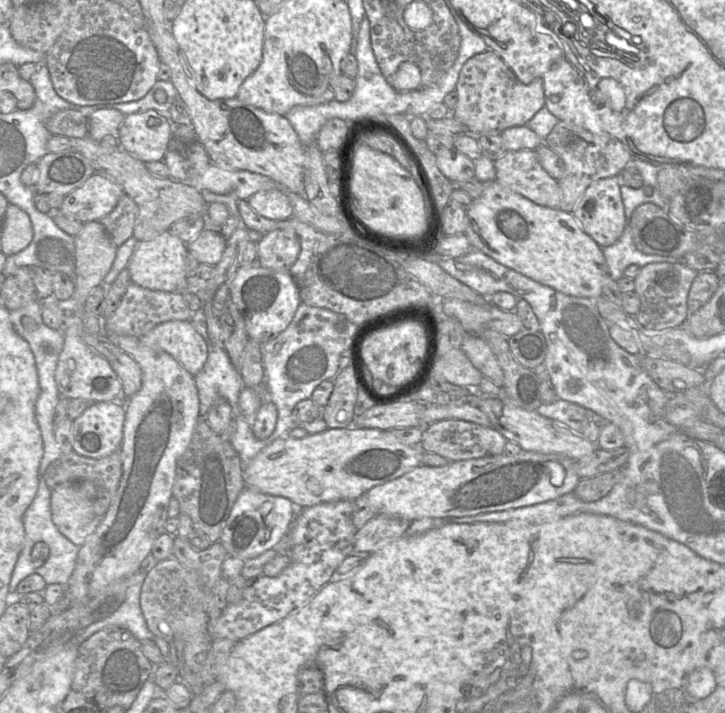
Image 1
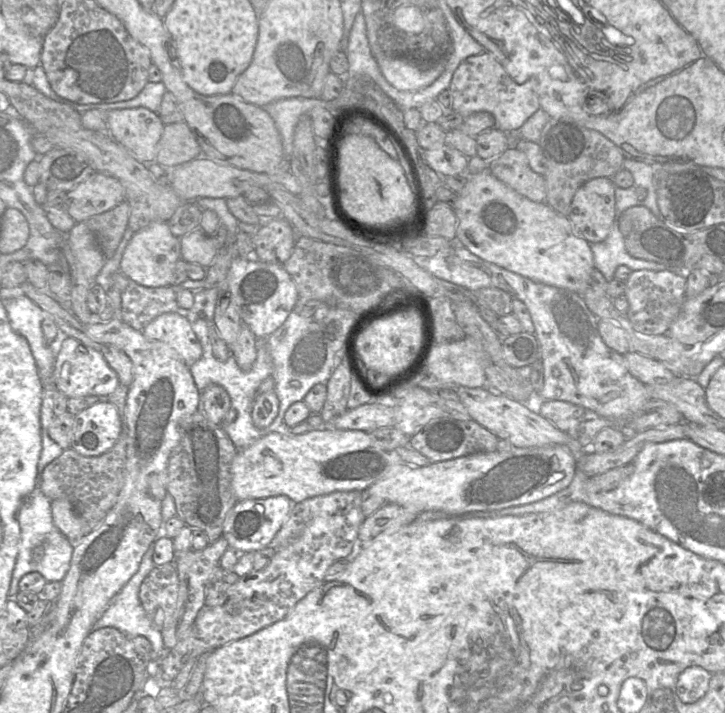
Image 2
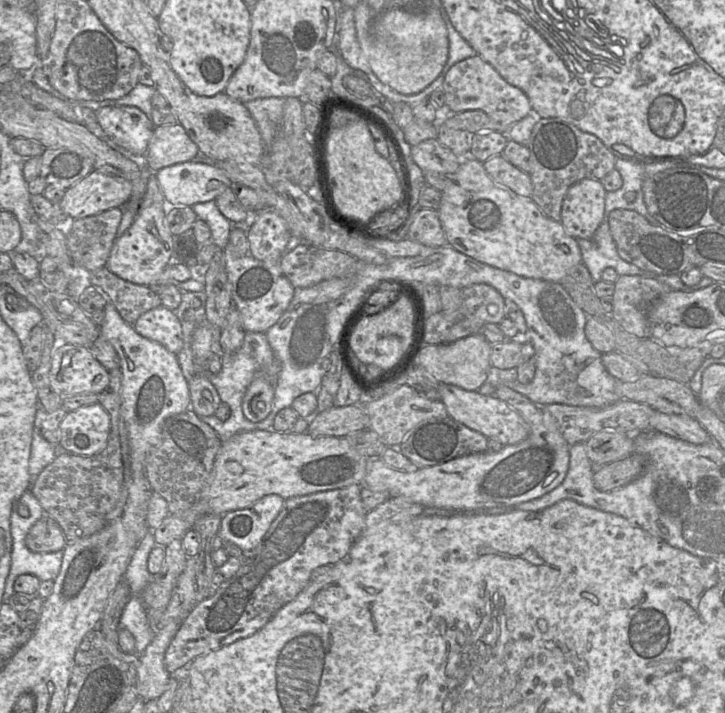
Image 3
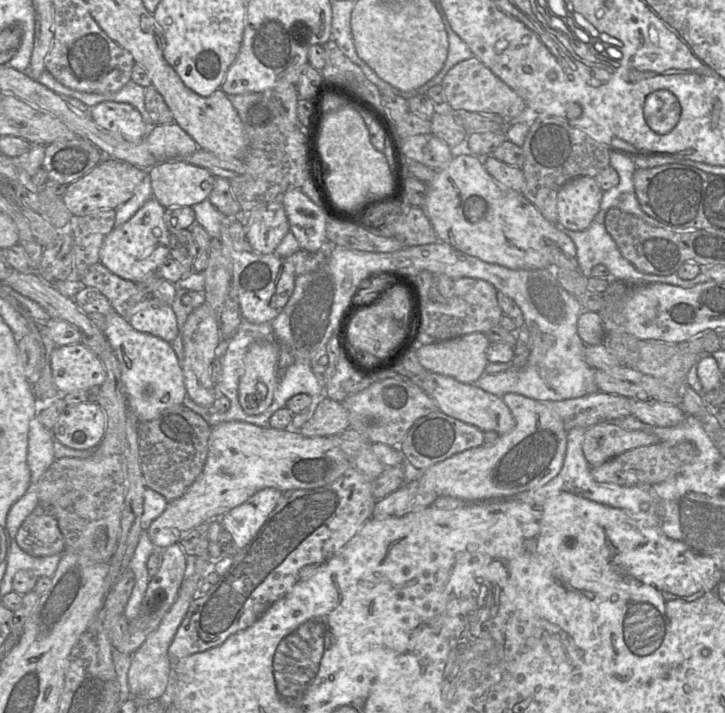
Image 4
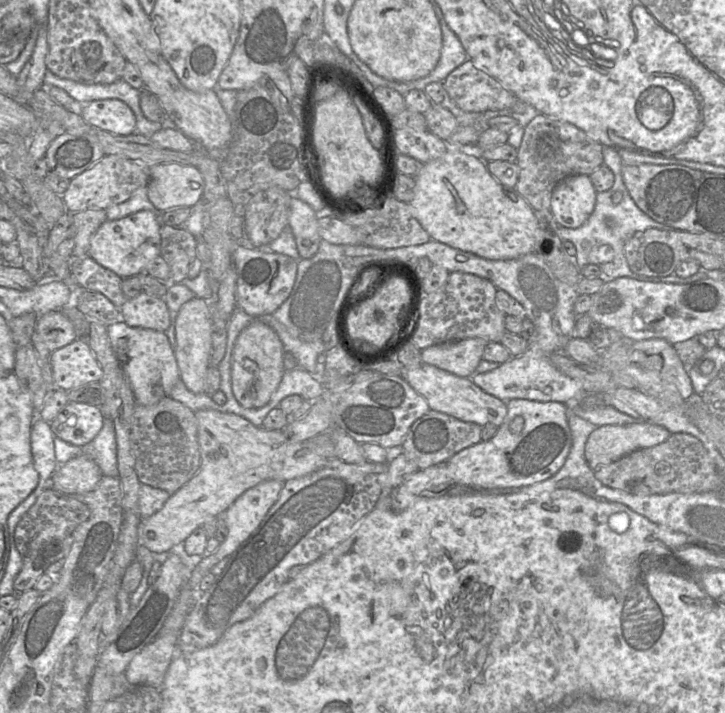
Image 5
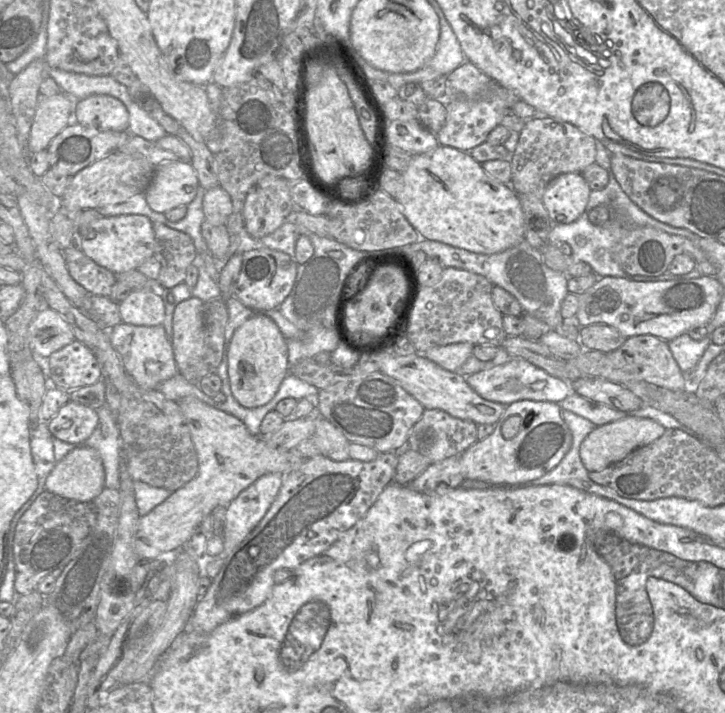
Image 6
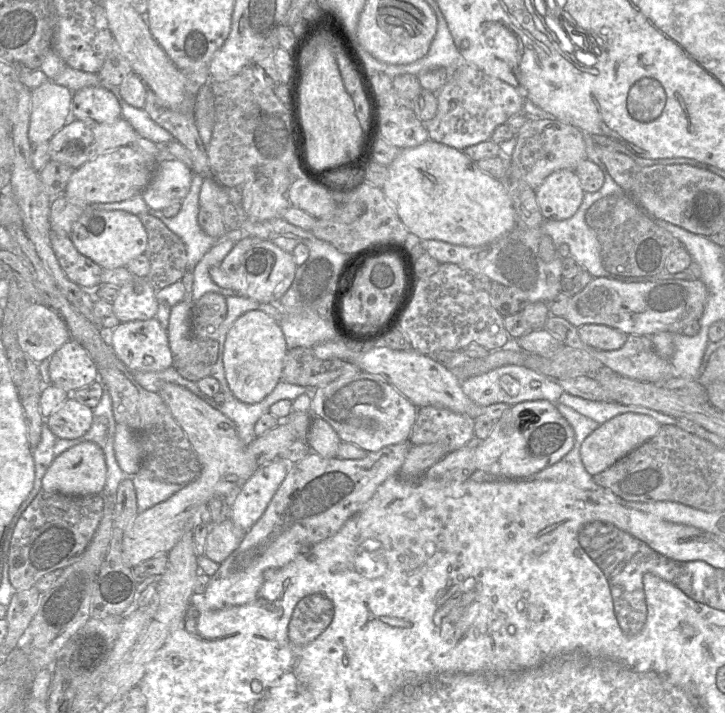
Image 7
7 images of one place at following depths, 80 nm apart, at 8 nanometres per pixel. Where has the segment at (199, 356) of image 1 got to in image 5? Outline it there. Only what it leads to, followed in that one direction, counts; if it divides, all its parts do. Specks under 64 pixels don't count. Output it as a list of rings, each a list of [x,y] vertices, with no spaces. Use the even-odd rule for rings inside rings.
[[[148,293],[128,298],[120,311],[124,322],[130,327],[153,329],[165,333],[171,324],[165,301]]]

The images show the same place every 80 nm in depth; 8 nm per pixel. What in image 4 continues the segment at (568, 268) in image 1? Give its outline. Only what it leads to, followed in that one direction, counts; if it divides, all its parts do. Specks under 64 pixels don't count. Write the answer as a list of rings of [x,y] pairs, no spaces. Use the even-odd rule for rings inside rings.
[[[458,155],[450,163],[437,170],[428,184],[428,194],[422,206],[439,241],[458,251],[485,262],[509,269],[547,269],[553,265],[557,250],[576,257],[577,248],[573,240],[557,225],[549,222],[522,193],[498,183],[485,169],[483,160],[473,155]]]

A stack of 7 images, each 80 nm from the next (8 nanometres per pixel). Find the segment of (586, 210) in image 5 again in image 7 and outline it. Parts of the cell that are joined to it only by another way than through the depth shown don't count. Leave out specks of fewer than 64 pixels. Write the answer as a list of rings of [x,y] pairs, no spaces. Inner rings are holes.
[[[574,170],[551,173],[535,190],[545,220],[566,220],[572,217],[584,198],[580,180]]]

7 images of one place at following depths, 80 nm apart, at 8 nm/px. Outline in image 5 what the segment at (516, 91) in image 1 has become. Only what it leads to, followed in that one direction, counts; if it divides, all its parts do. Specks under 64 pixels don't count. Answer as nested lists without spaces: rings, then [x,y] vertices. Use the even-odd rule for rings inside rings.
[[[471,60],[453,70],[443,84],[449,98],[467,112],[510,111],[519,100]]]

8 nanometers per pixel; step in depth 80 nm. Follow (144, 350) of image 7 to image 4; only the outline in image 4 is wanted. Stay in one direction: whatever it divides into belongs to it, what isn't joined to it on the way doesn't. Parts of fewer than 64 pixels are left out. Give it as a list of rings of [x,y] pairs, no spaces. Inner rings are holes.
[[[116,311],[107,314],[105,318],[104,335],[120,364],[121,379],[128,404],[139,422],[152,420],[166,409],[181,405],[186,396],[186,388],[182,368],[171,343],[135,330]]]

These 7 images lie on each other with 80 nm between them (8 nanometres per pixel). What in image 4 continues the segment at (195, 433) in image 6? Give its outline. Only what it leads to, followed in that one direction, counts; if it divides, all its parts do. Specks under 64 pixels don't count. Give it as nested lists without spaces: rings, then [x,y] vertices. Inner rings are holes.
[[[241,421],[219,423],[211,428],[208,454],[202,472],[188,490],[180,498],[169,502],[164,512],[151,523],[147,529],[149,538],[156,549],[165,549],[179,543],[190,530],[221,518],[261,489],[274,488],[282,493],[289,490],[314,489],[334,482],[351,467],[353,461],[335,447],[328,437],[303,436],[299,430],[291,427],[291,424],[286,430],[276,430]]]

